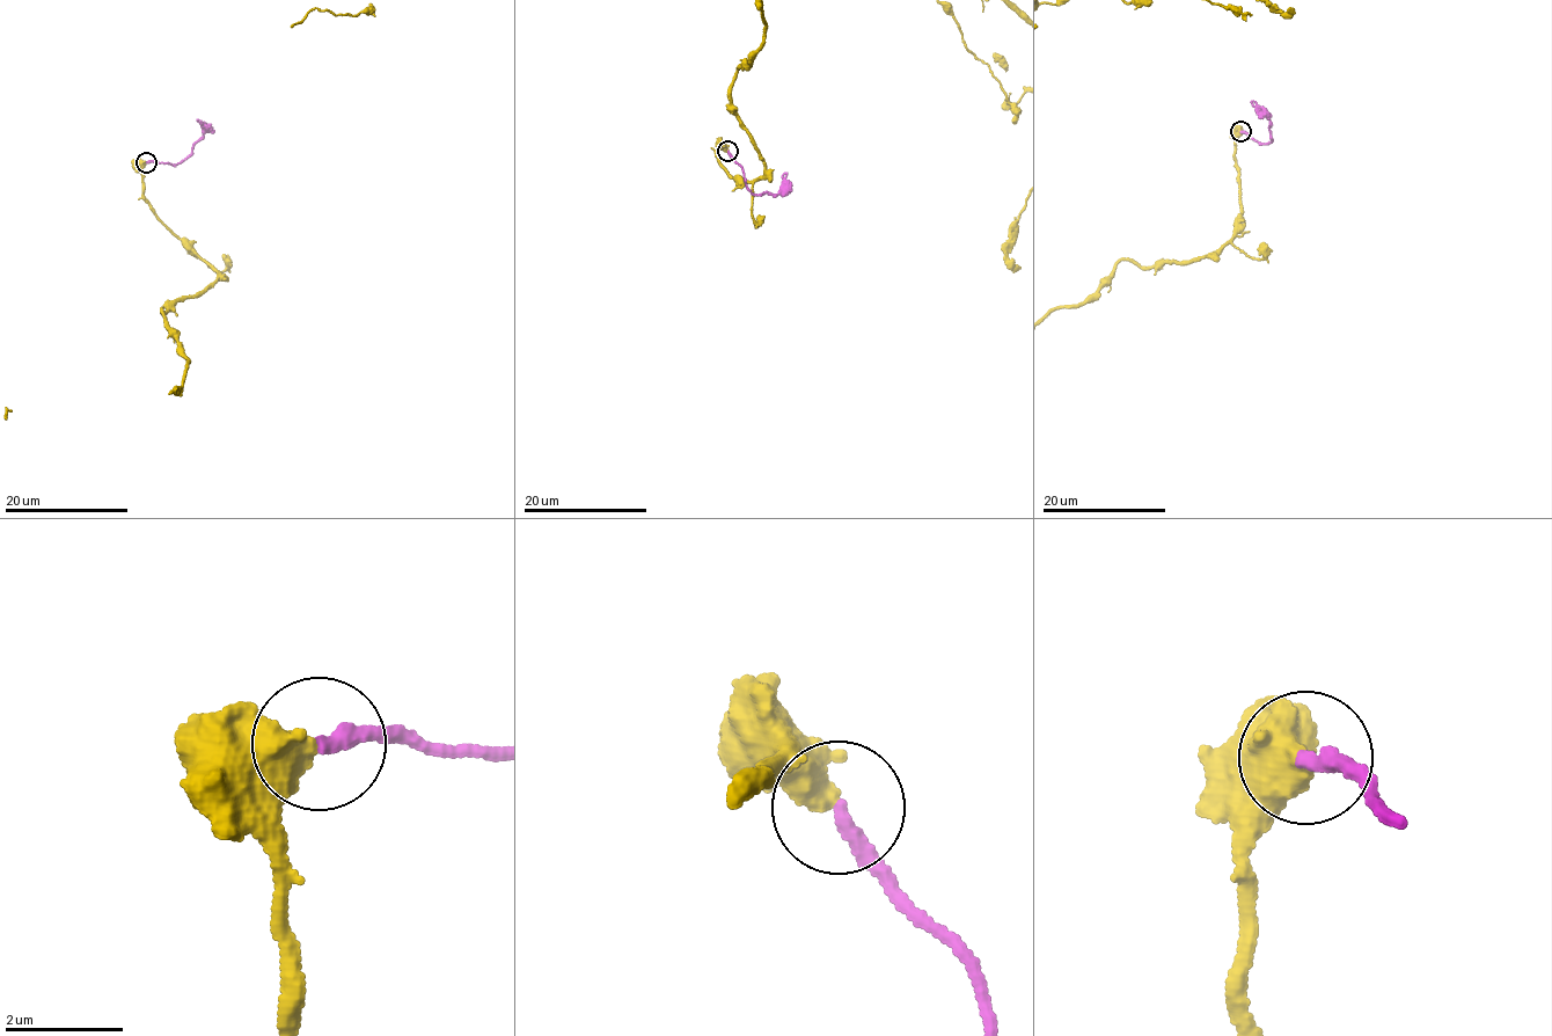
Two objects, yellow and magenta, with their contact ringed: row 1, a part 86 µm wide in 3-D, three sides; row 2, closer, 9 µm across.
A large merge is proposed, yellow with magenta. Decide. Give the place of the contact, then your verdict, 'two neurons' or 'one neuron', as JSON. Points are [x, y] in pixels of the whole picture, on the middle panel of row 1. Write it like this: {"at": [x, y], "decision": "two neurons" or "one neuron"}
{"at": [727, 151], "decision": "one neuron"}

